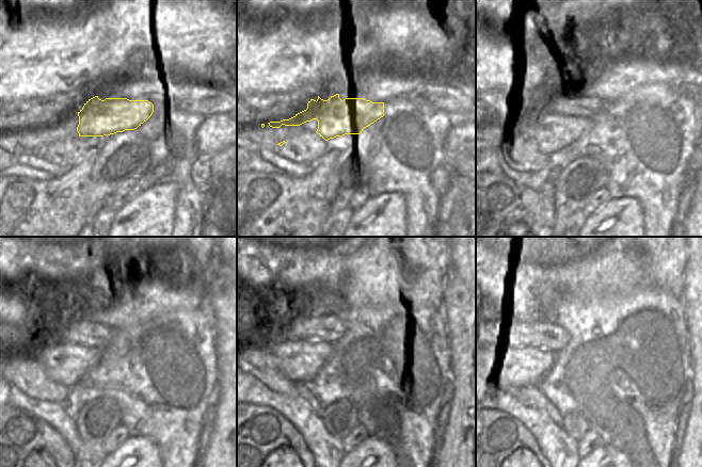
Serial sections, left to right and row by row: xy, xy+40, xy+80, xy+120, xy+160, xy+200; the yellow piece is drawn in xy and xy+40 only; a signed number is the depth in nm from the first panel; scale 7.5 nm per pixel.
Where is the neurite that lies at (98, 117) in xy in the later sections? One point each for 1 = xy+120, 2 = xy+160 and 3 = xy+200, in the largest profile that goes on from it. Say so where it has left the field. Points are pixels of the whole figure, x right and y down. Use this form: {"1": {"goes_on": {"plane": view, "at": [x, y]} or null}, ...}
{"1": {"goes_on": {"plane": "xy+120", "at": [36, 364]}}, "2": {"goes_on": {"plane": "xy+160", "at": [282, 365]}}, "3": {"goes_on": {"plane": "xy+200", "at": [512, 366]}}}

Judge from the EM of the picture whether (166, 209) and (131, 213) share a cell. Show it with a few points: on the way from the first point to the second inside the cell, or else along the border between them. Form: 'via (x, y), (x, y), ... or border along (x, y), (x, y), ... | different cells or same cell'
via (158, 209), (152, 213), (140, 213) | same cell

